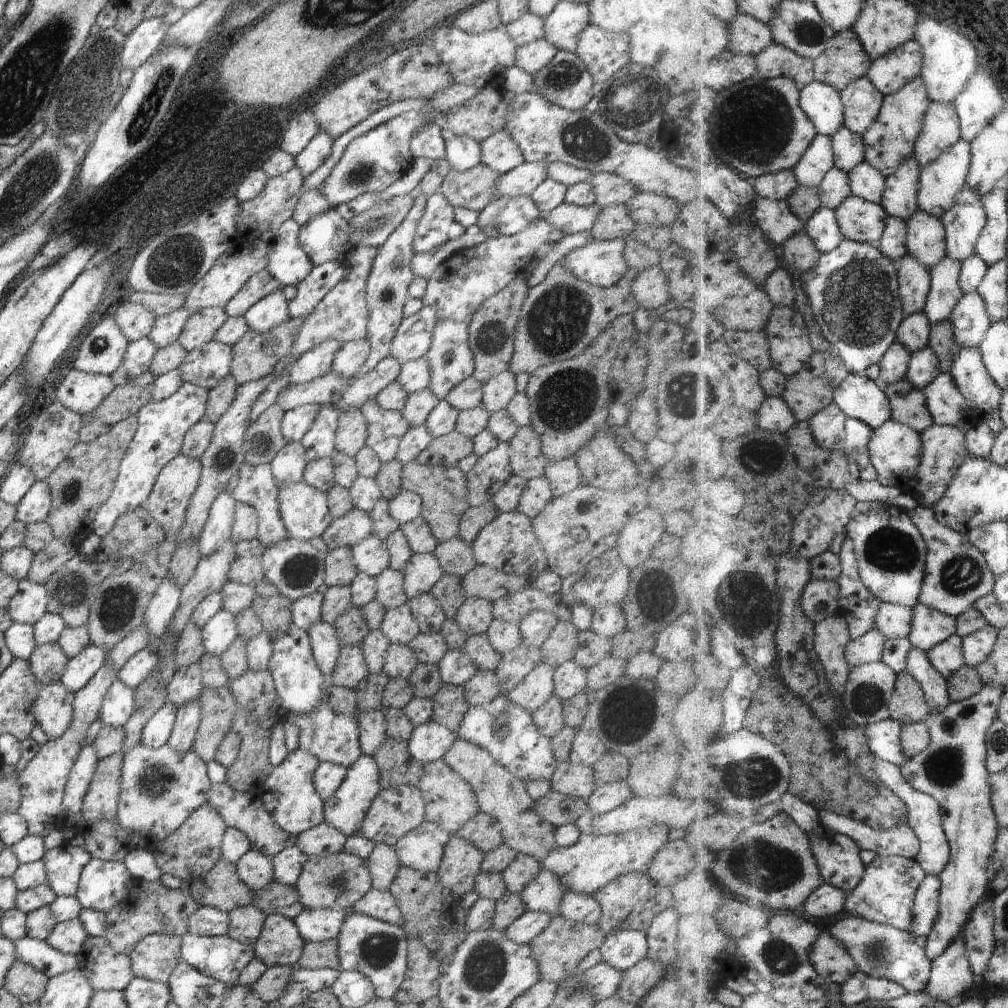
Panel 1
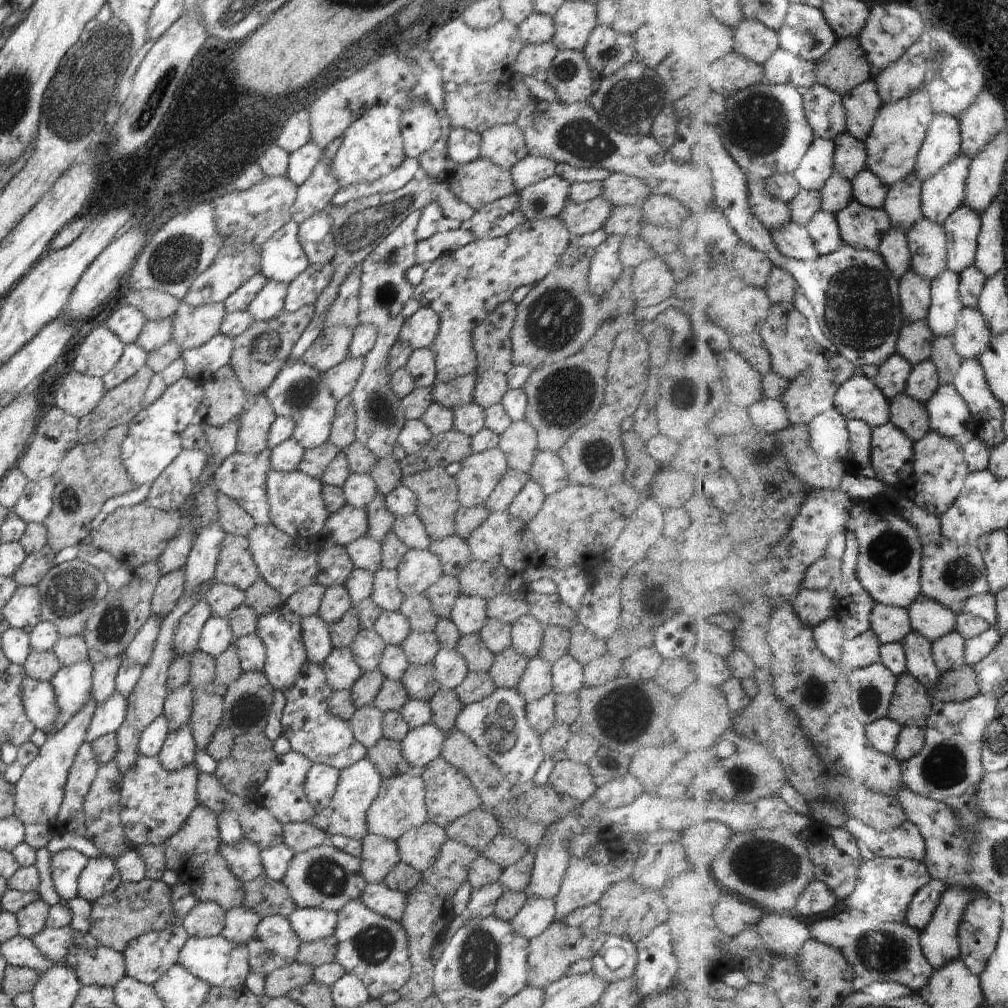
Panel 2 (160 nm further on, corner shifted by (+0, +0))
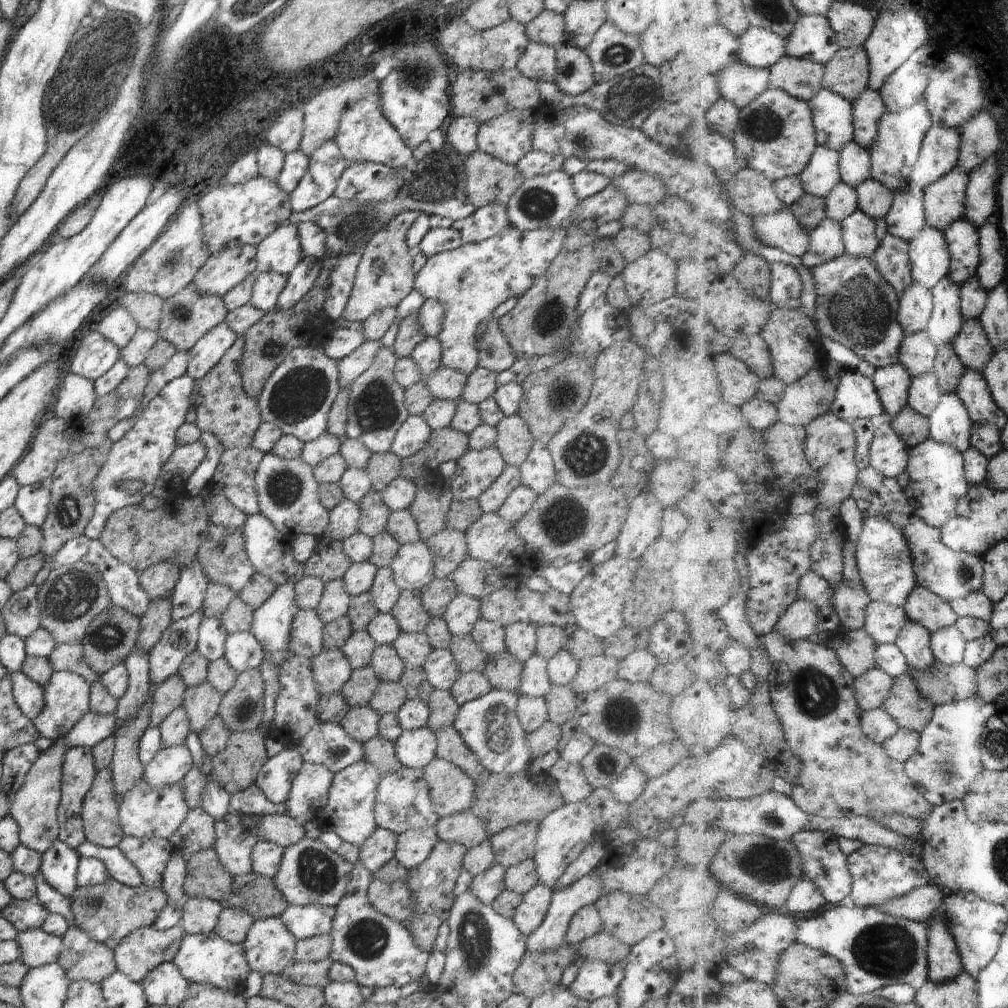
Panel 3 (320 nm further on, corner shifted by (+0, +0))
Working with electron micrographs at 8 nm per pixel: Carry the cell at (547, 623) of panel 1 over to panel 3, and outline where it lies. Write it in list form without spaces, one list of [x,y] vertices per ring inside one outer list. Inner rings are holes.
[[[512,623],[505,629],[505,645],[518,662],[523,663],[536,654],[536,625],[533,623]]]

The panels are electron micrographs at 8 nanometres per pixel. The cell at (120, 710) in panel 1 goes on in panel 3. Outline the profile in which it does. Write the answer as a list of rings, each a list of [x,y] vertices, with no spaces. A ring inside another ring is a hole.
[[[90,710],[65,734],[66,748],[92,748],[114,735],[117,726],[114,715],[101,715]]]

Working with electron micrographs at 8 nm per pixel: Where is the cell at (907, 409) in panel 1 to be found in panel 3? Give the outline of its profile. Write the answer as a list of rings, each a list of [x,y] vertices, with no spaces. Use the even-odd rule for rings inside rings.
[[[910,404],[891,423],[911,448],[917,447],[931,437],[930,417],[924,416]]]

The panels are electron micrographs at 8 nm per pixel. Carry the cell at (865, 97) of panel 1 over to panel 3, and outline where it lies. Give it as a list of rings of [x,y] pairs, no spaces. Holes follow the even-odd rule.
[[[868,88],[854,103],[857,140],[864,148],[871,150],[881,130],[881,120],[888,111],[888,104],[881,92]]]

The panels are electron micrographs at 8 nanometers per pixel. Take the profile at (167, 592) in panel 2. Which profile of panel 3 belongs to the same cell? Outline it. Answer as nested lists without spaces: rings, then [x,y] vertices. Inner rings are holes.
[[[170,597],[150,601],[147,611],[139,620],[140,632],[138,633],[135,647],[149,653],[154,648],[154,645],[158,644],[163,632],[172,622]]]

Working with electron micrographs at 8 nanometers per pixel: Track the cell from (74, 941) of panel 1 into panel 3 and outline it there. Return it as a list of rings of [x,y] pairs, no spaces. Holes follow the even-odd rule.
[[[41,928],[18,931],[15,941],[19,959],[30,968],[56,963],[63,949],[61,937],[48,934]]]

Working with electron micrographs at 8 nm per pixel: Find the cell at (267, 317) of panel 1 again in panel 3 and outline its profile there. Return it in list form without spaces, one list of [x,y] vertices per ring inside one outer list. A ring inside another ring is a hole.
[[[256,272],[250,303],[265,313],[276,310],[278,295],[285,287],[287,276],[277,272]]]

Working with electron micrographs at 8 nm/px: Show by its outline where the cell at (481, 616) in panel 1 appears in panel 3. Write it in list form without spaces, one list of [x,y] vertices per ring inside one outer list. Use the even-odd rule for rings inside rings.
[[[454,595],[454,598],[448,603],[443,616],[452,636],[472,632],[474,624],[481,617],[480,607],[481,600],[466,595]]]

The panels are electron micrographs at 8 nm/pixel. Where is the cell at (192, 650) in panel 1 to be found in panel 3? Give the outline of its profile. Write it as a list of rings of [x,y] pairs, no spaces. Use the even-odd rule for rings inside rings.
[[[176,673],[154,688],[148,727],[158,727],[162,720],[181,706],[186,687],[181,676]]]

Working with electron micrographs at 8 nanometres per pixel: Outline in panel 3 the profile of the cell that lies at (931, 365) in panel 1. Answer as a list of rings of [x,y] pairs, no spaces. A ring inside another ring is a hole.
[[[932,371],[913,377],[909,404],[924,416],[930,417],[933,410],[942,402],[944,395],[939,378],[936,372]]]

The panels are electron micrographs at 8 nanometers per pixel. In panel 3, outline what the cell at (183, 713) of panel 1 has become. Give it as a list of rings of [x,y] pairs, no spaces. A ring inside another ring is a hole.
[[[185,744],[162,747],[145,766],[142,779],[153,789],[166,788],[180,783],[193,766],[191,752]]]

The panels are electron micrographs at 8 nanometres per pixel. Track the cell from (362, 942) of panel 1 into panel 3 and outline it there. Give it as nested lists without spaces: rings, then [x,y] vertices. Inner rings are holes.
[[[360,860],[356,861],[349,874],[346,894],[335,906],[336,912],[329,932],[331,936],[330,958],[354,969],[355,982],[360,987],[403,987],[413,982],[421,982],[425,974],[425,964],[429,953],[423,951],[415,941],[407,924],[399,923],[393,918],[378,912],[367,899],[367,890],[373,876]]]

